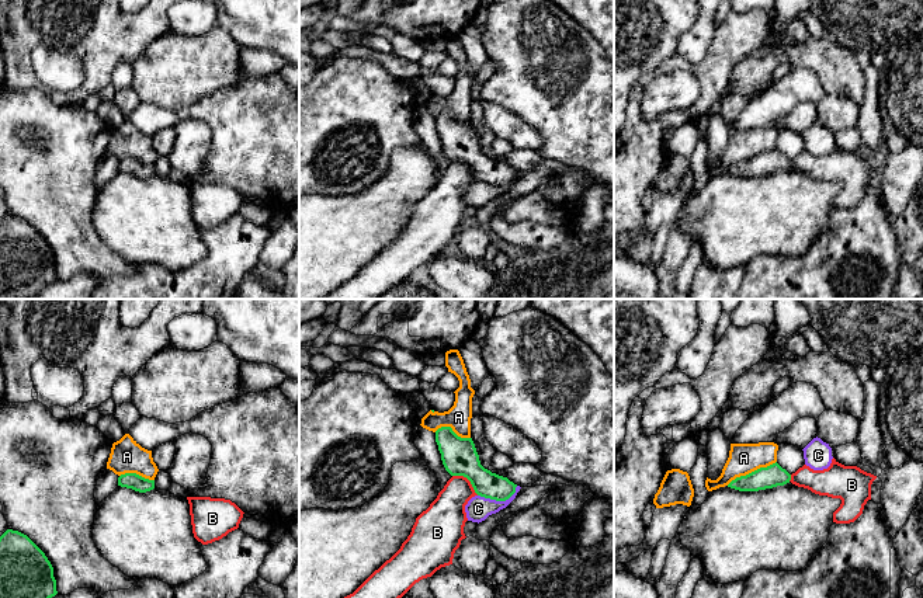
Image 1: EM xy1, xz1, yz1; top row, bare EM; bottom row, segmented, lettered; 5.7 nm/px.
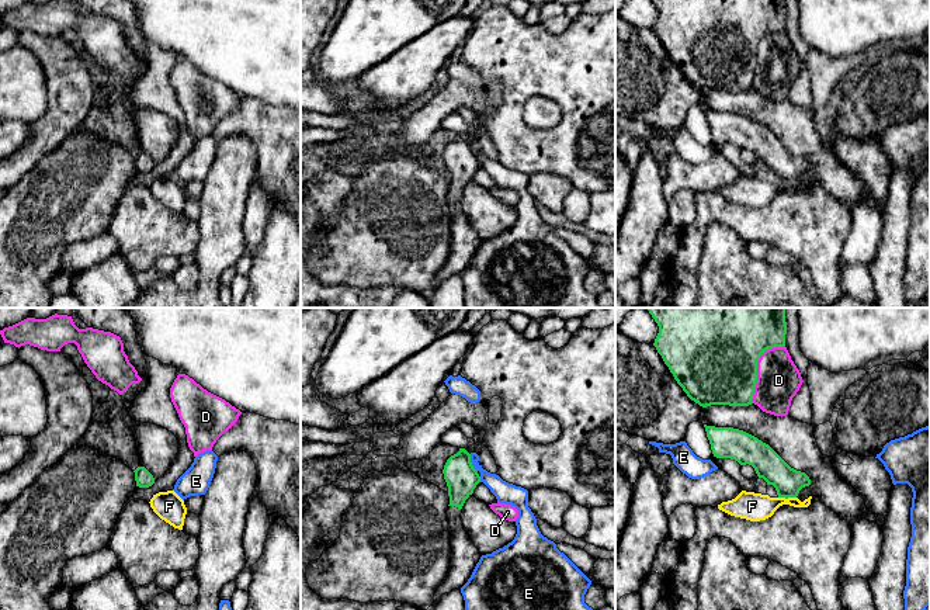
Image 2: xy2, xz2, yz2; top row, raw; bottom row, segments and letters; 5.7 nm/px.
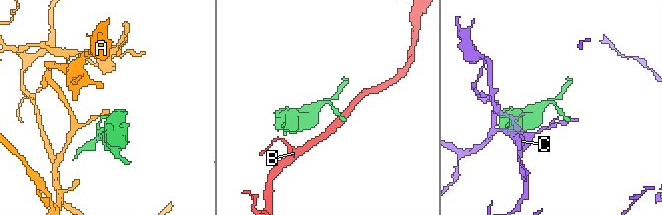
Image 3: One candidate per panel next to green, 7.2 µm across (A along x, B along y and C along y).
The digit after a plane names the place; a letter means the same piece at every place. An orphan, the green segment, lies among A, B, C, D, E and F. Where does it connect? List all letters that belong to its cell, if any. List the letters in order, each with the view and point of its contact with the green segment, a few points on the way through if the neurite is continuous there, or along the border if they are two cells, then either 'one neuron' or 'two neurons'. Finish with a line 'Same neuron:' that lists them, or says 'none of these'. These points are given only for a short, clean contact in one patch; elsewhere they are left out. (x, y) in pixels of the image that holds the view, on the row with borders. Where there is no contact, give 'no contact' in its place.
A: yz1 (752, 472) | along yz1 (776, 461), (736, 476), (727, 484) | two neurons
B: xz1 (468, 479) | along xz1 (453, 475), (465, 477), (478, 494) | two neurons
C: xz1 (499, 500) | two neurons
D: yz2 (756, 367) | two neurons
E: xz2 (471, 463) | along xz2 (469, 454), (469, 461), (476, 471) | two neurons
F: yz2 (787, 498) | along yz2 (778, 496), (795, 498) | two neurons
Same neuron: none of these

